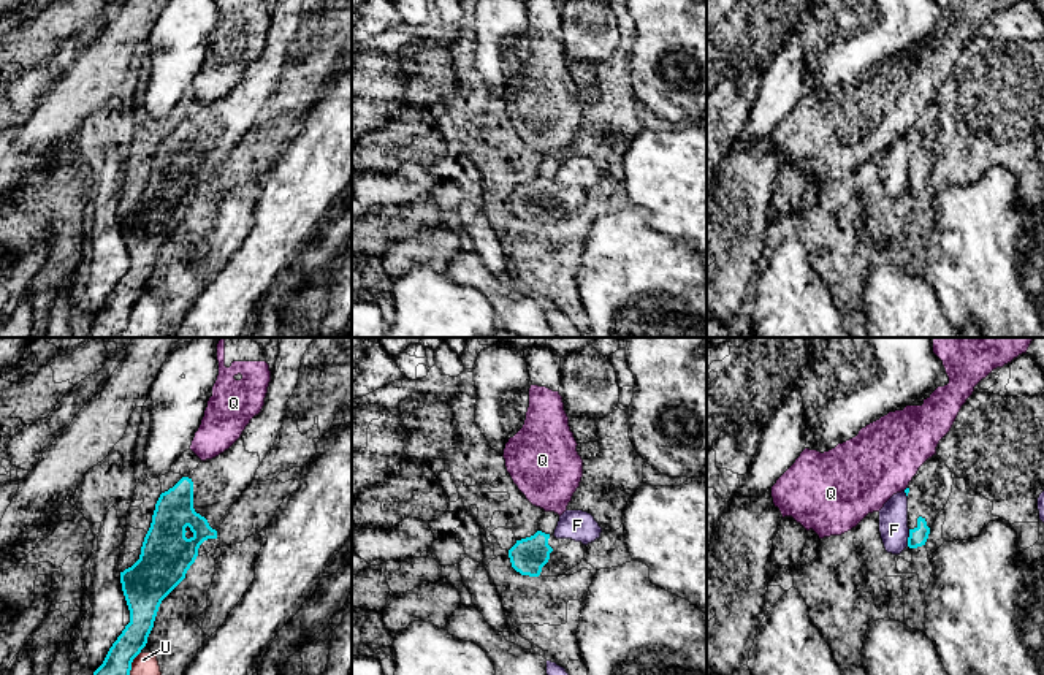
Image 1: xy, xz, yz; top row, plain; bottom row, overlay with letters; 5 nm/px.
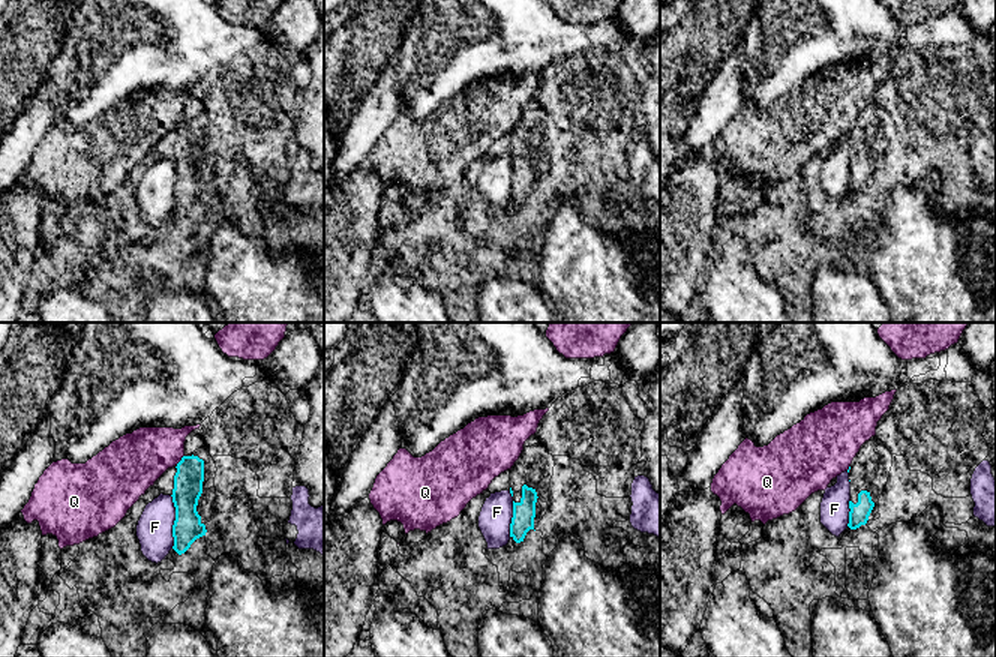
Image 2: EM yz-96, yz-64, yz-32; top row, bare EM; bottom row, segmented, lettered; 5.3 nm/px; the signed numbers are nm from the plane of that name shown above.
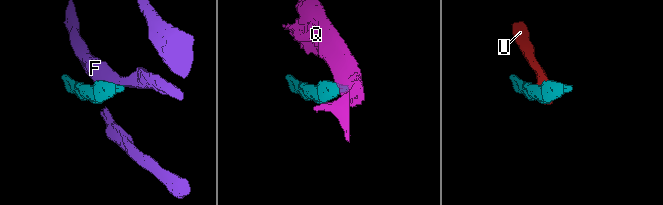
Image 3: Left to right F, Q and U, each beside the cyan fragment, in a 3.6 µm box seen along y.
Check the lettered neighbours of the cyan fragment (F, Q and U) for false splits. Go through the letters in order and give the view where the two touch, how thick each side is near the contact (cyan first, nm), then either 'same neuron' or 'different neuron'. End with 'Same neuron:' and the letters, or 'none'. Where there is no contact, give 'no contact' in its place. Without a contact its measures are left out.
F: yz | 90/150 nm | different neuron
Q: no contact | different neuron
U: xy | 160/170 nm | different neuron
Same neuron: none

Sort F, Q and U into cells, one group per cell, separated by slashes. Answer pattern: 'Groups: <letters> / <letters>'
Groups: F U / Q

